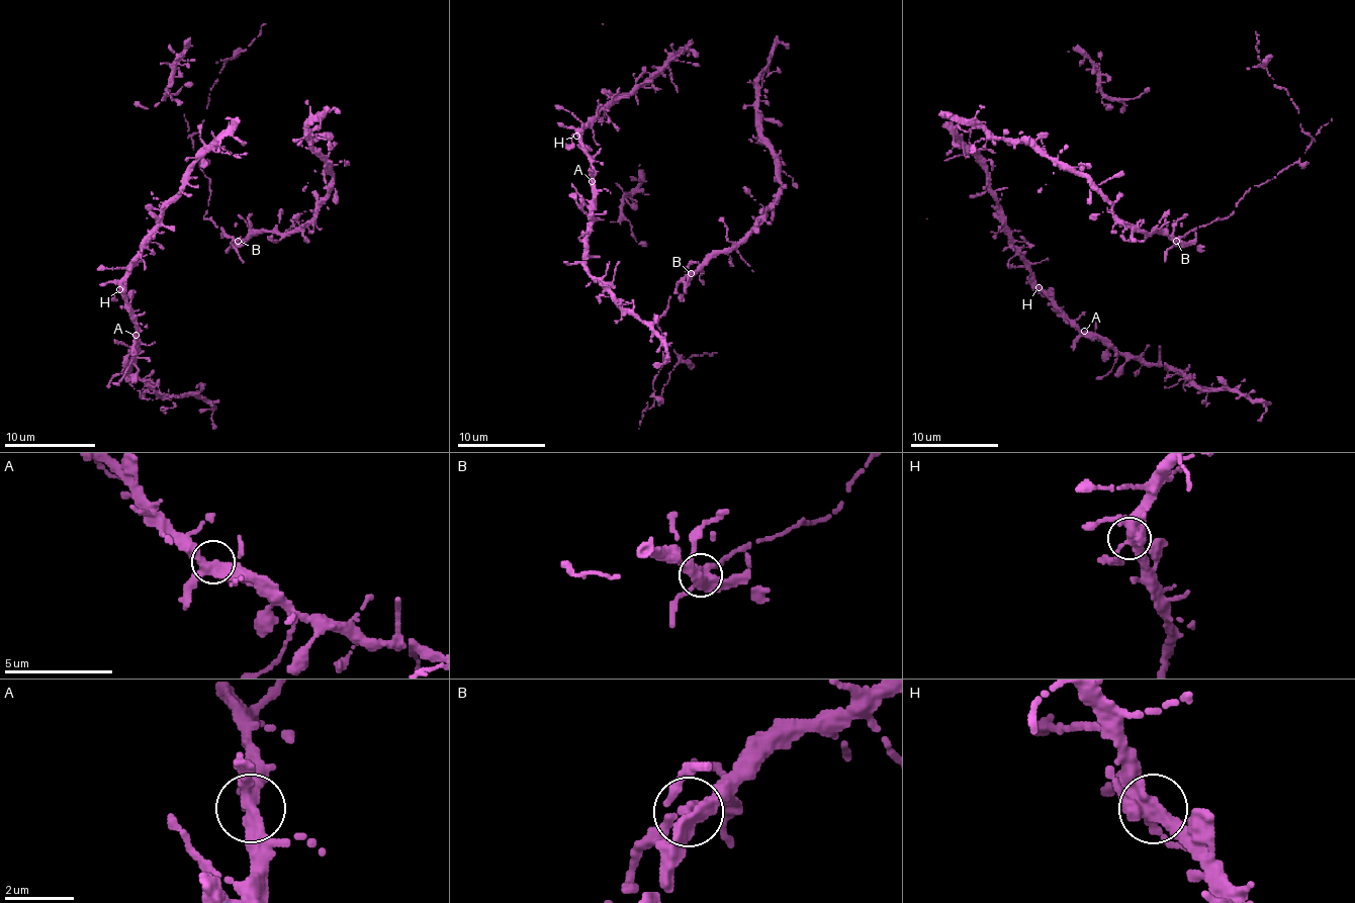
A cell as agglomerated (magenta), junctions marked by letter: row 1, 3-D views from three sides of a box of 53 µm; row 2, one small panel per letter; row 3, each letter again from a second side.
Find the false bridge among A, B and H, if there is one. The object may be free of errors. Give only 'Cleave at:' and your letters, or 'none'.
Cleave at: B

